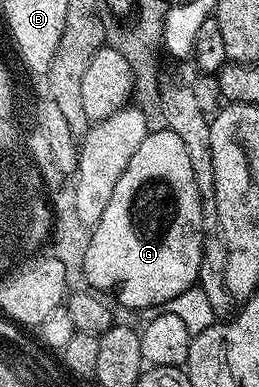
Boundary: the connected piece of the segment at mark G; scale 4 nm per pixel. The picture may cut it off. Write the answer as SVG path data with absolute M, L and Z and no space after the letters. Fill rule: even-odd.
M172 129L147 131L90 236L83 262L90 287L102 294L111 292L126 308L160 307L197 285L202 260L201 194L188 149Z

